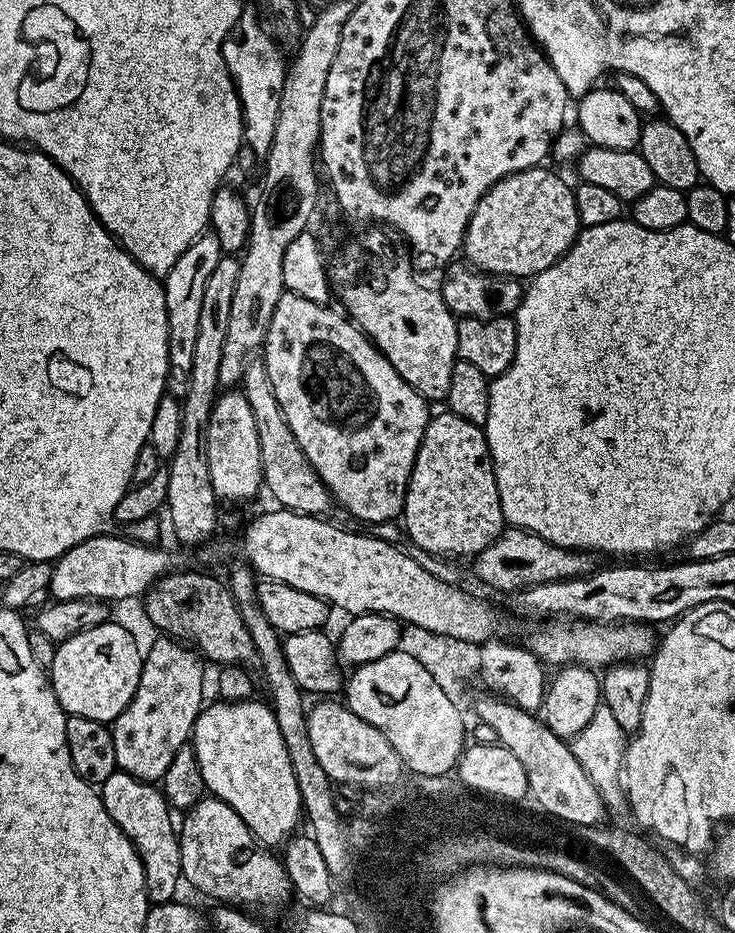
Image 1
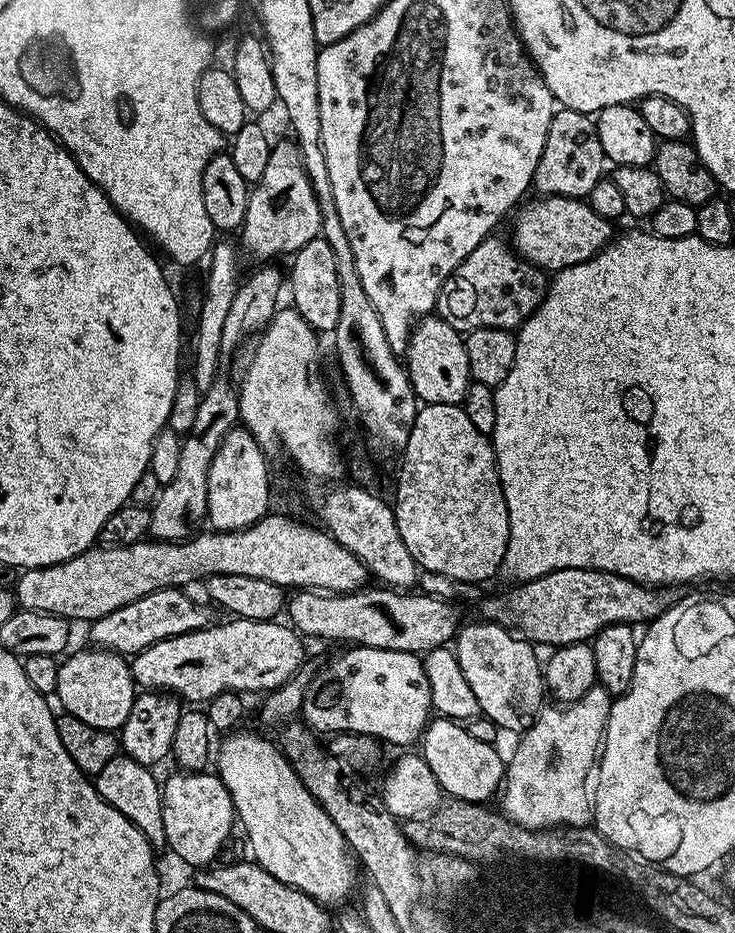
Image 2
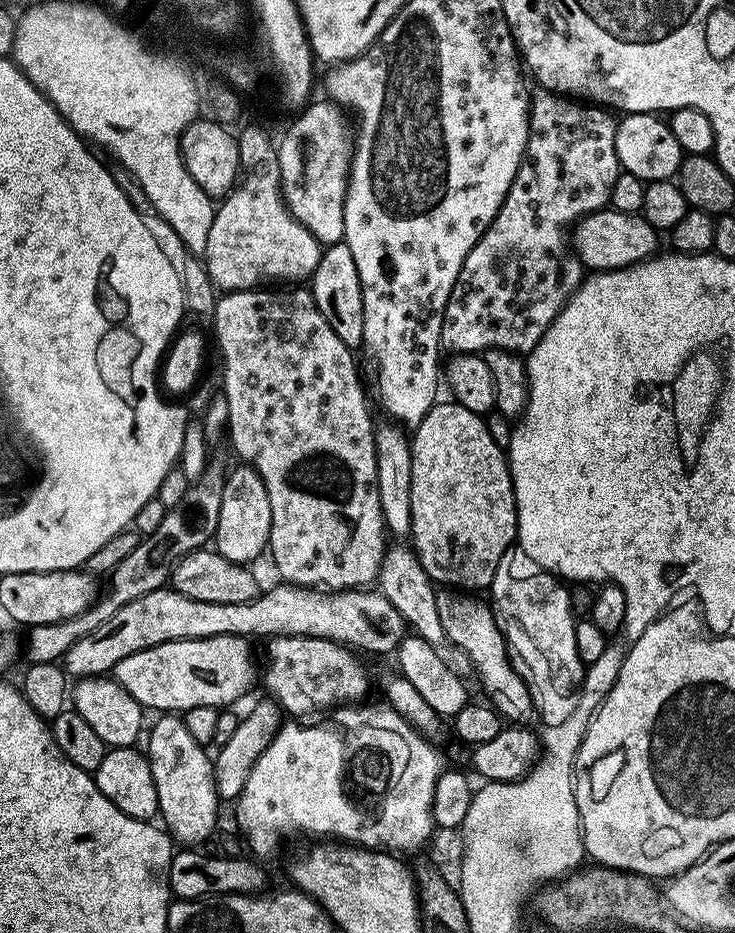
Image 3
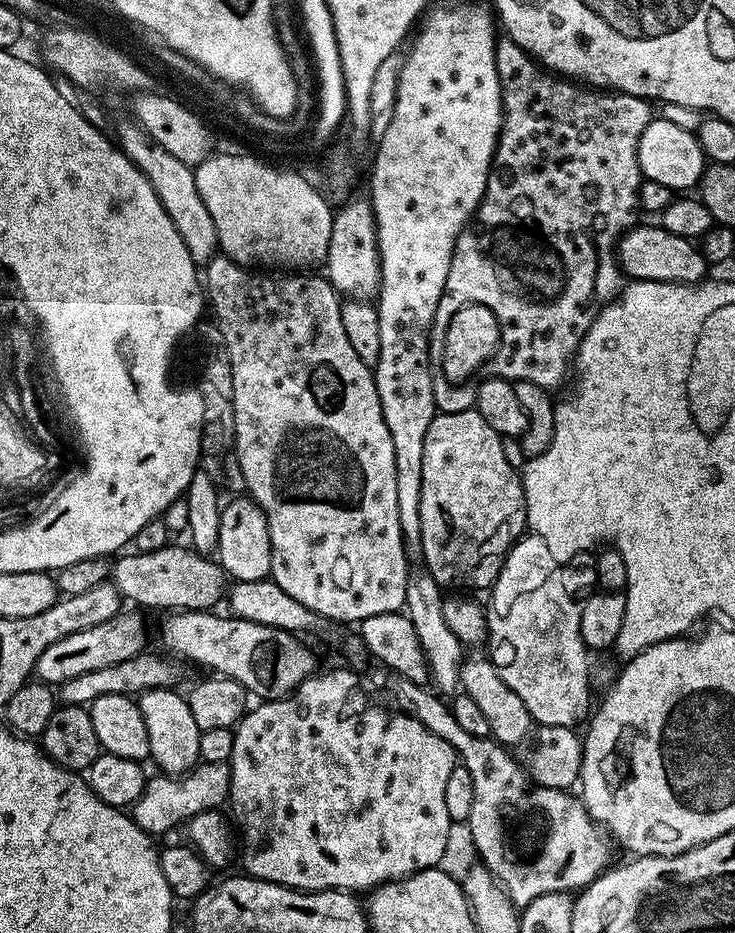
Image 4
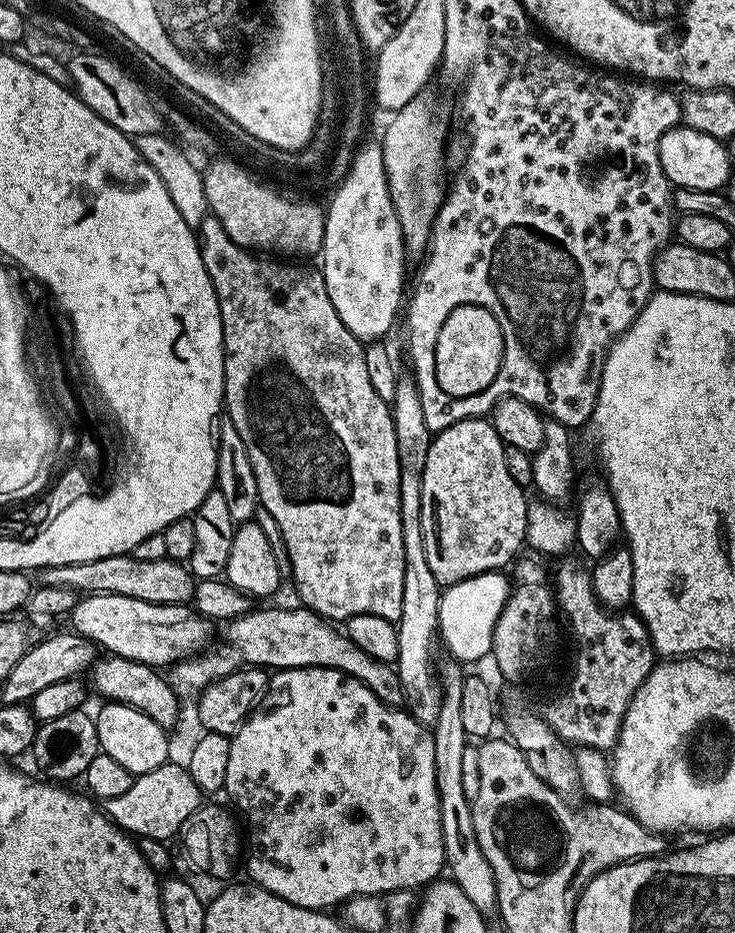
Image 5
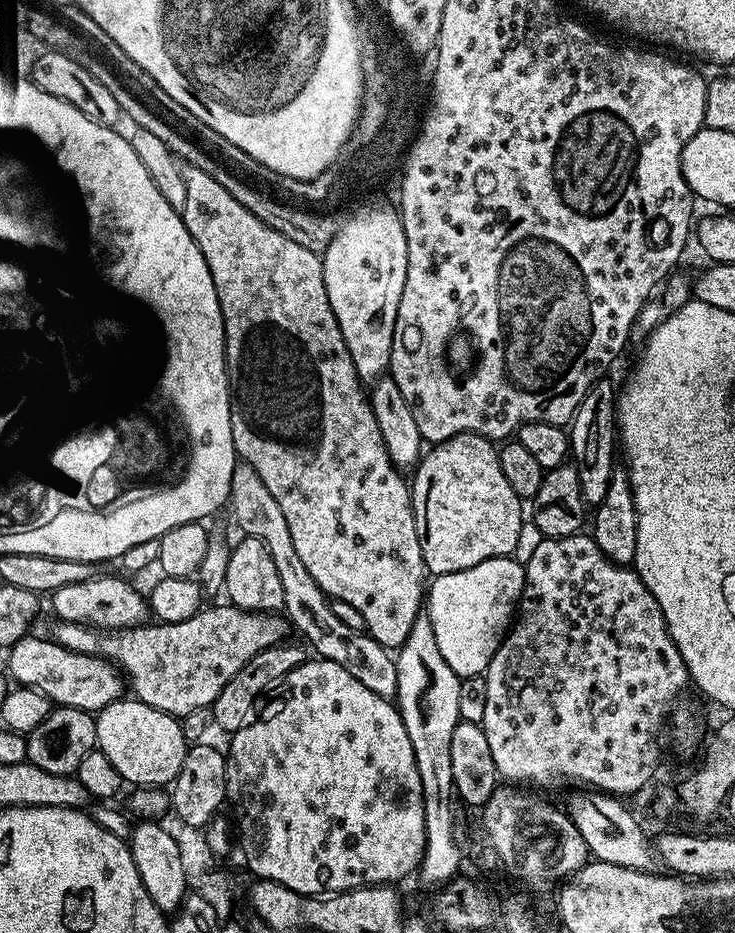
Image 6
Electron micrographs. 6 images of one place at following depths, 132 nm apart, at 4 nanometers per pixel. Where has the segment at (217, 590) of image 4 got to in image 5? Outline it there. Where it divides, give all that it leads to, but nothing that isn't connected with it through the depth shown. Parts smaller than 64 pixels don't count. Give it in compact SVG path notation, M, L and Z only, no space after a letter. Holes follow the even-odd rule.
M131 554L98 558L94 562L78 562L66 566L39 569L39 583L43 586L66 586L77 594L122 594L126 598L142 598L155 604L188 604L196 592L196 580L181 561L143 560Z

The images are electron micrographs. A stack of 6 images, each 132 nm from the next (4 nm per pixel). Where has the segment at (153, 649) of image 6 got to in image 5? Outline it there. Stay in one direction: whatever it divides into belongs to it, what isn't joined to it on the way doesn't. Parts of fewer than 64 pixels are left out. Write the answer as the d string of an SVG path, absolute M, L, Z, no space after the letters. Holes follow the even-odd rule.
M303 606L296 608L260 608L253 607L252 611L240 616L237 620L227 621L224 632L224 641L221 644L213 643L207 650L188 657L187 660L179 660L171 665L166 679L176 691L177 696L187 698L195 697L203 692L206 686L210 686L218 678L226 678L226 674L236 672L245 666L259 666L265 670L279 670L281 668L333 668L339 672L345 672L347 676L358 678L376 697L391 708L400 708L404 704L404 691L402 682L398 678L395 667L381 660L370 658L370 654L363 652L343 631L340 632L335 623L329 622L317 612L312 612Z

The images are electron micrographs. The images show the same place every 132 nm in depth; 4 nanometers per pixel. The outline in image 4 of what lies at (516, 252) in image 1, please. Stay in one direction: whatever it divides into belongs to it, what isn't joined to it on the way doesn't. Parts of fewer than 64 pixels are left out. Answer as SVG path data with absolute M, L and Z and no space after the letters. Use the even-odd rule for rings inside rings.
M637 223L621 236L616 245L616 259L625 277L650 282L698 284L709 275L710 265L703 251L693 241L670 234L670 230L652 224Z

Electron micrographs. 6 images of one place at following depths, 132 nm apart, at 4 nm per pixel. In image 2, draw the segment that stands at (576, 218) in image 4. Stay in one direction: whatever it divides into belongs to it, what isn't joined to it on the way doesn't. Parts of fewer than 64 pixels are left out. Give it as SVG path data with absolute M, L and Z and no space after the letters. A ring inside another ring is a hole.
M561 107L552 115L550 134L546 134L546 146L542 146L542 158L538 158L538 170L534 170L532 188L540 196L575 196L587 198L594 190L594 182L604 175L606 161L602 142L598 142L596 121L587 112ZM493 234L489 236L487 240L483 240L478 247L475 248L475 250L473 250L472 253L470 253L470 255L467 256L455 270L453 270L452 276L450 278L446 278L446 282L442 286L442 290L436 299L436 307L434 309L435 315L440 315L439 319L443 321L443 323L455 328L456 331L461 334L467 334L474 330L478 330L479 328L507 328L509 330L519 329L521 324L526 323L530 317L536 315L538 306L541 302L543 302L544 297L548 294L550 280L546 275L545 269L537 268L535 264L532 264L529 260L525 260L519 252L514 250L513 245L509 243L507 239L504 239L505 241L499 240L498 236L499 235Z

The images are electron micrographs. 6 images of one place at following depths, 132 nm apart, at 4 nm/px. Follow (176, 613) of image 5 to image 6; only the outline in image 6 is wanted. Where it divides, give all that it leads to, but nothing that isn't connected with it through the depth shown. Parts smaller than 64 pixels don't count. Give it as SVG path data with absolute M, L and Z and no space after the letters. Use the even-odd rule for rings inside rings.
M102 576L64 586L62 590L51 593L52 612L57 616L55 619L66 624L81 624L109 632L141 627L150 616L145 593L140 593L134 585L127 584L118 576Z

